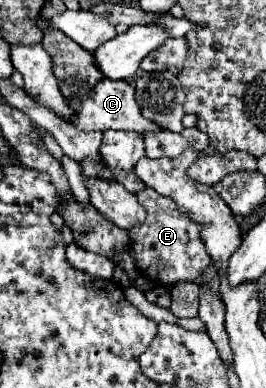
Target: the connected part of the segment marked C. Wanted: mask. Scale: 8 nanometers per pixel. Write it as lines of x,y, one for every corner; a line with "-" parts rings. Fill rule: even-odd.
103,78
97,86
95,92
79,102
73,100
71,108
77,112
77,126
81,130
125,130
125,132
137,132
137,134
145,134
145,132
161,132
163,126
147,120
141,116
141,110
135,102
135,88
127,82
127,80
109,80

